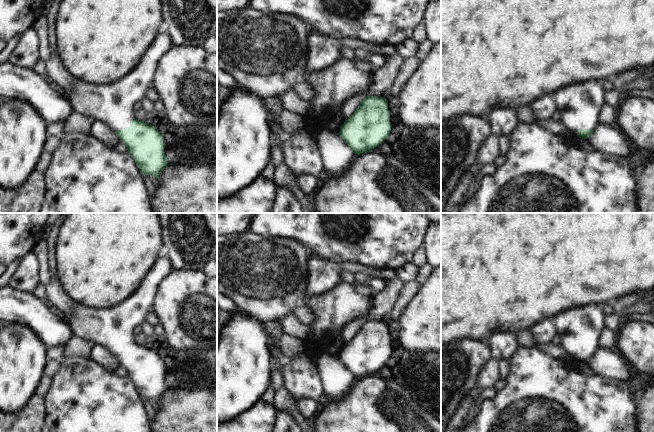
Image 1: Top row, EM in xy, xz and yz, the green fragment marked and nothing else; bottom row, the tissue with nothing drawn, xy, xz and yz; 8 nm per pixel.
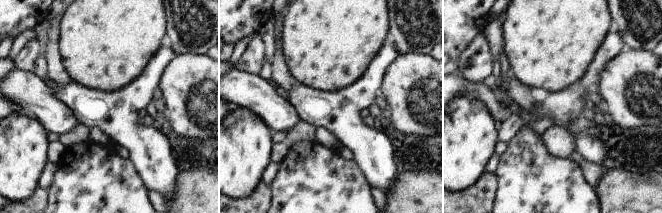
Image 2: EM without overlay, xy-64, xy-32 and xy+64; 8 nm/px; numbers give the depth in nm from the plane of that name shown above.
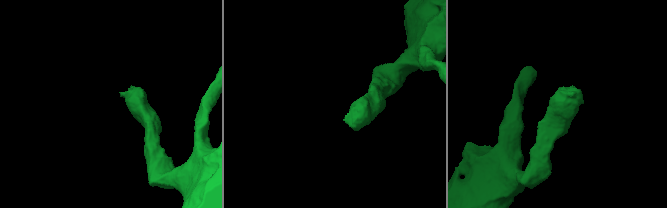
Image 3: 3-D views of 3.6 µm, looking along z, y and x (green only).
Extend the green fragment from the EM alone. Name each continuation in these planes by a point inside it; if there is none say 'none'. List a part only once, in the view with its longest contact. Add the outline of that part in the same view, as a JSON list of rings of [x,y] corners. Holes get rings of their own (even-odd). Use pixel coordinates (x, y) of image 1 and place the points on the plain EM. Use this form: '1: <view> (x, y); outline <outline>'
1: xy (112, 327); outline [[[158,255],[137,289],[125,300],[104,309],[74,302],[71,313],[65,316],[72,332],[107,347],[113,355],[129,351],[135,343],[133,327],[145,321],[159,283],[172,268],[168,257]]]

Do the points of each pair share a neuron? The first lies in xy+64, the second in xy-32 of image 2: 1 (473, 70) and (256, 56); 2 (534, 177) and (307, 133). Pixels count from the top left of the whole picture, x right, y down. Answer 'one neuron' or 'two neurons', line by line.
1: one neuron
2: two neurons

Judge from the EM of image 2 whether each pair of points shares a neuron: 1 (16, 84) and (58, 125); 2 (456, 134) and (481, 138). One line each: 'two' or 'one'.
1: one
2: one

